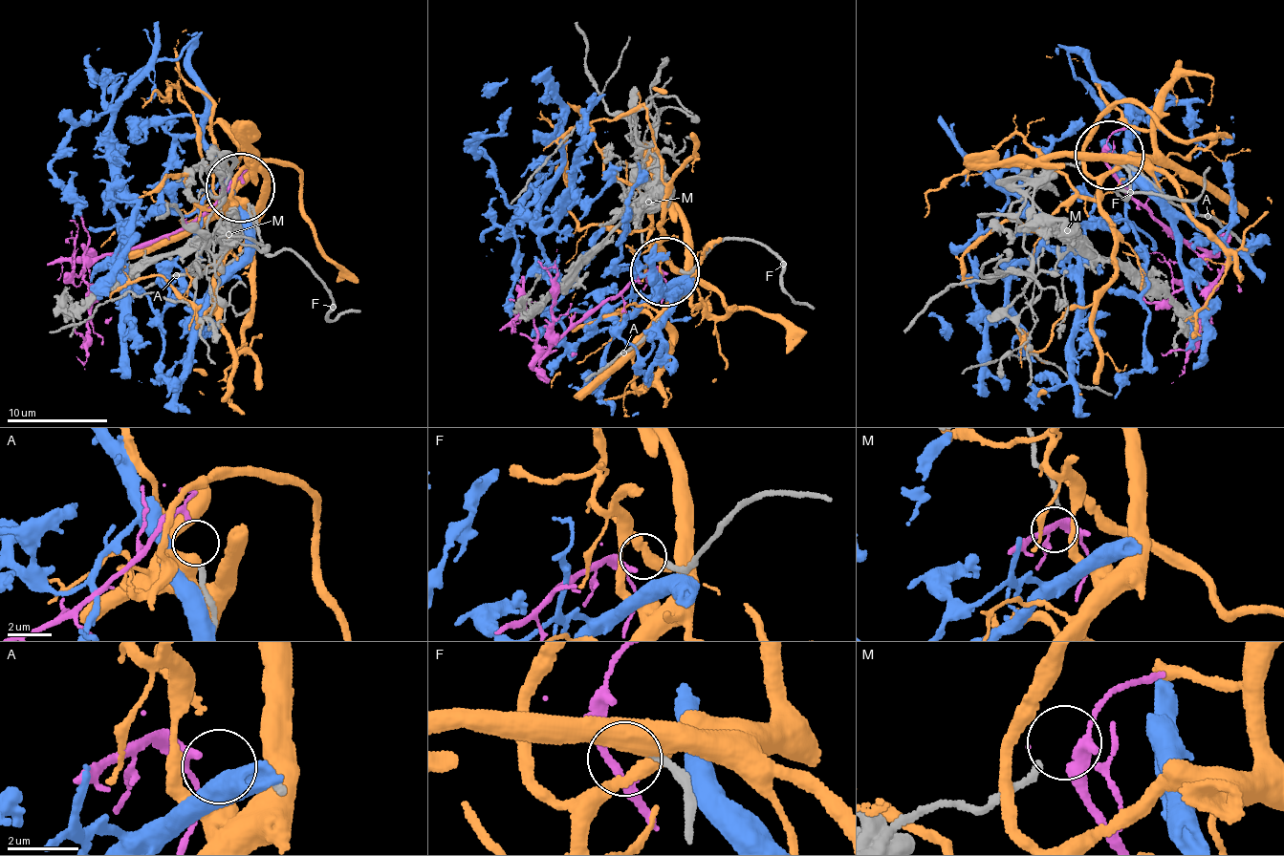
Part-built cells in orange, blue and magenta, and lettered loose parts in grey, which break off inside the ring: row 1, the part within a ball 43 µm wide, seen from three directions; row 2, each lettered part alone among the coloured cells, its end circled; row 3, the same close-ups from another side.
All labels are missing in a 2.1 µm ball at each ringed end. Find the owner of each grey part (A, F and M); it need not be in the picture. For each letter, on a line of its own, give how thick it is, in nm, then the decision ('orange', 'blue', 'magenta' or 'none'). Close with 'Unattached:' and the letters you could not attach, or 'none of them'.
A: 240 nm thick; none
F: 240 nm thick; none
M: 170 nm thick; none
Unattached: A, F, M

